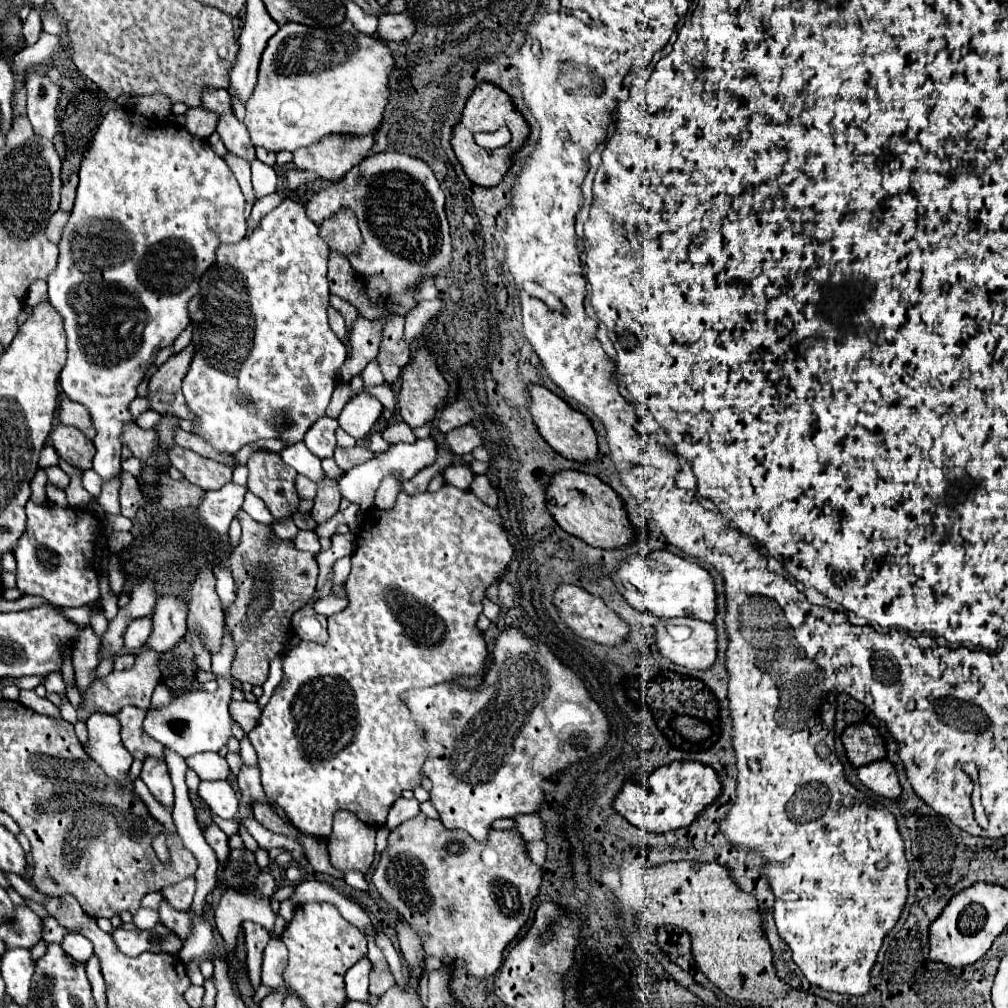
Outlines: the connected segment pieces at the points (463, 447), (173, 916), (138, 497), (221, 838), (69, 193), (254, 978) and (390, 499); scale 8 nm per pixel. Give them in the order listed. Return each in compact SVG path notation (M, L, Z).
M463 425L463 427L457 427L453 431L449 431L445 435L445 443L449 445L451 453L455 455L463 455L463 453L471 453L475 447L479 447L483 443L479 431L471 425Z
M163 897L159 905L159 917L161 917L161 923L165 923L165 927L169 927L171 931L177 931L177 935L181 935L181 941L185 941L185 935L189 935L189 915L185 915L185 911L175 909Z
M123 471L121 473L121 487L119 487L119 497L121 497L121 513L129 519L133 519L137 515L137 509L141 507L141 501L143 501L143 495L139 491L139 483L137 479Z
M207 825L207 827L203 827L201 829L201 833L203 833L203 837L205 837L205 841L213 847L213 851L217 853L217 857L219 857L219 861L221 863L225 863L225 855L229 855L229 845L227 845L227 835L217 827L217 825Z
M73 175L71 181L61 187L61 211L65 211L65 213L73 211L75 191L77 191L77 175Z
M243 923L243 933L245 933L245 949L247 949L247 975L249 983L253 989L259 989L261 985L261 959L263 959L263 949L267 941L271 939L267 929L257 925L257 923Z
M386 477L381 482L375 496L375 506L379 509L391 509L395 505L397 494L399 493L399 487L395 483L393 477Z

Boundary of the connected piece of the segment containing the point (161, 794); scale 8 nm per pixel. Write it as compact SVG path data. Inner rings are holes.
M145 759L141 779L149 787L151 795L167 809L173 807L173 785L169 779L169 771L165 763L157 763L157 759Z

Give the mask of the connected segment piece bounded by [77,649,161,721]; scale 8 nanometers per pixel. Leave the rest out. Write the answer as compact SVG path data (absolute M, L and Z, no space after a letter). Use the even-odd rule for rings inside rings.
M147 649L141 655L135 657L135 665L127 671L113 671L103 679L93 681L85 693L81 695L81 705L77 707L77 719L79 721L87 721L89 715L93 713L119 713L125 705L133 705L139 709L149 709L151 705L151 695L153 689L159 685L161 681L161 669L159 669L159 659L161 655L155 649Z

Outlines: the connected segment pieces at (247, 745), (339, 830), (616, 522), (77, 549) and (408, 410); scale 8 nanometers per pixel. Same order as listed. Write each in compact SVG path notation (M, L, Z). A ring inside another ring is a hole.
M247 735L241 739L241 759L243 759L245 763L249 763L249 765L257 763L257 755L255 755L255 751L253 751L251 741L249 741Z
M349 811L337 813L327 843L331 865L343 873L351 869L367 873L375 859L375 829L349 815Z
M561 469L551 475L545 495L547 495L547 511L551 513L555 523L569 535L575 535L581 541L585 541L587 545L609 549L609 547L627 545L635 539L635 531L627 521L627 513L623 509L621 499L607 483L593 475L573 469L569 471ZM579 491L583 491L585 495L581 495ZM593 519L603 519L603 521L593 521Z
M27 501L25 511L27 511L27 529L19 537L17 547L13 551L17 559L17 587L27 595L45 597L55 607L81 607L89 601L97 601L99 581L93 569L93 557L95 557L93 545L95 539L101 535L101 523L89 511L79 511L71 507L65 509L53 503L35 505L33 501Z
M419 349L415 353L415 357L411 359L411 363L403 369L401 379L403 379L403 387L401 387L401 393L399 393L399 413L401 413L403 421L409 427L419 427L419 425L429 423L433 419L435 411L437 411L437 405L443 403L447 389L449 389L447 381L437 371L435 357L427 349Z

